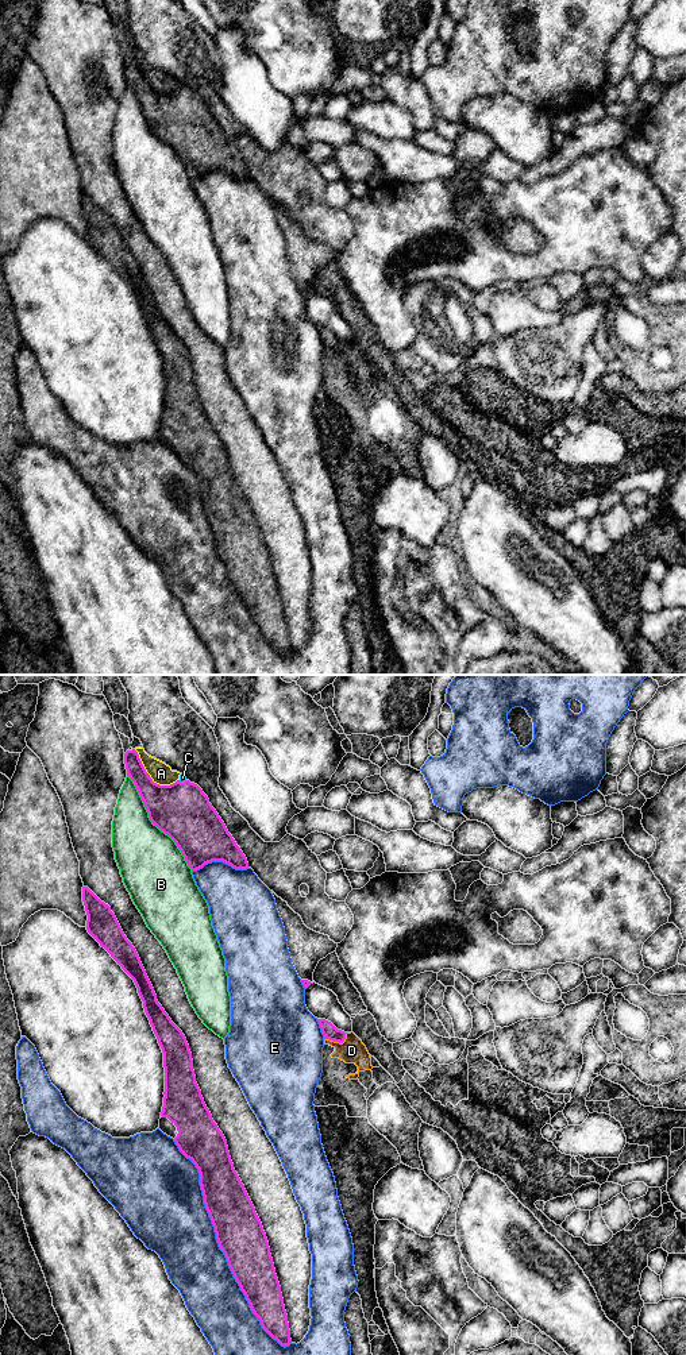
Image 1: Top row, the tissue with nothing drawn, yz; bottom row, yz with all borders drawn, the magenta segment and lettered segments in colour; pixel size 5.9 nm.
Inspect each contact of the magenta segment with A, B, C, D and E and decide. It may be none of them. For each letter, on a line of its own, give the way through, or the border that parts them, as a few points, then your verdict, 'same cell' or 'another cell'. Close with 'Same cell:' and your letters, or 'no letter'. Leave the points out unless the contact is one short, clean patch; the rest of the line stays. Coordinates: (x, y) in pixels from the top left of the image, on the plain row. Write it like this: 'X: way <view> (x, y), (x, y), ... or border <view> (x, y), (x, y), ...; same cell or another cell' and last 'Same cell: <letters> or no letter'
A: another cell
B: another cell
C: same cell
D: border yz (347, 342), (342, 351), (324, 347); another cell
E: another cell
Same cell: C

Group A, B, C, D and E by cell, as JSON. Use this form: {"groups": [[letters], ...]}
{"groups": [["A"], ["B"], ["C"], ["D"], ["E"]]}

